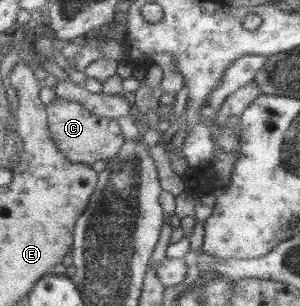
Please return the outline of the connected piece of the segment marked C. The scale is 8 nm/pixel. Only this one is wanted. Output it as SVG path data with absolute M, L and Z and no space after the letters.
M56 98L46 110L49 116L49 129L55 145L69 157L73 163L92 165L99 160L111 159L119 156L121 148L125 146L126 139L123 136L121 126L113 118L103 118L99 114L91 114L89 108L85 108L79 102L71 102L65 98Z

